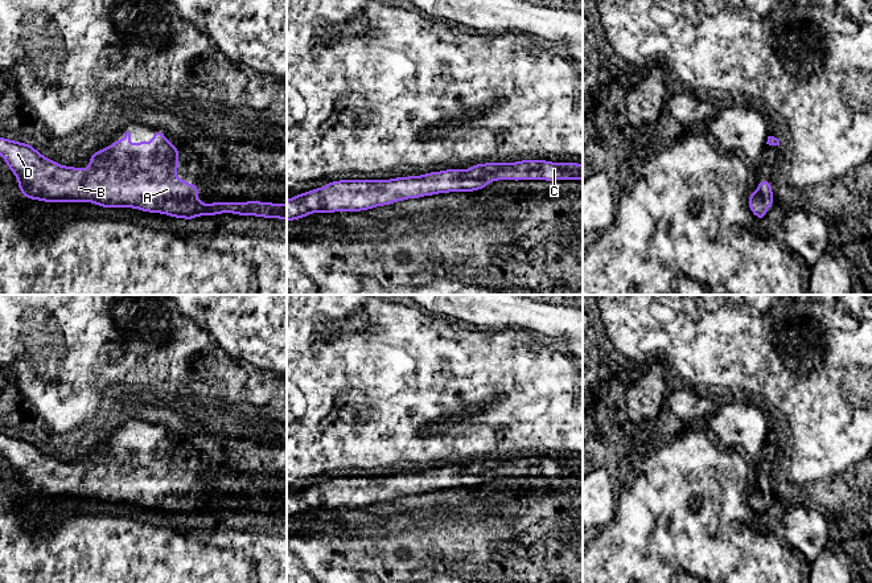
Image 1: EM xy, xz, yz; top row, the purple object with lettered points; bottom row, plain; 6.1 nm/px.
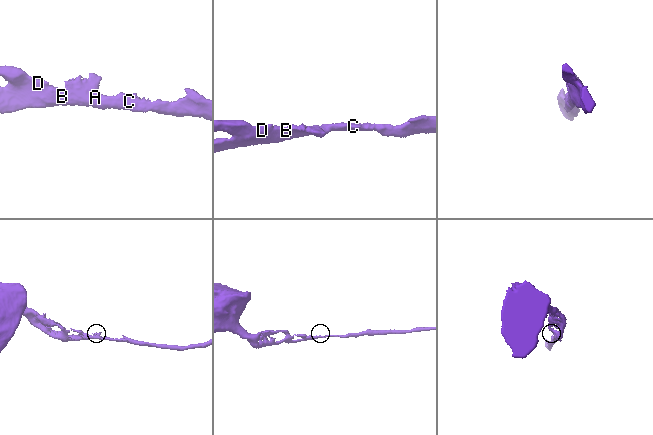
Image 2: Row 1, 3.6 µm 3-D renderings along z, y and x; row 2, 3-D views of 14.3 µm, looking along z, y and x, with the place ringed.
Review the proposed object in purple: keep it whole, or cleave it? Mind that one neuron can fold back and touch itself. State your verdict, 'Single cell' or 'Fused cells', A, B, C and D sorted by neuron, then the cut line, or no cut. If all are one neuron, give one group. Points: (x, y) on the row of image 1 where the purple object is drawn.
Single cell. Groups: A B C D. No split

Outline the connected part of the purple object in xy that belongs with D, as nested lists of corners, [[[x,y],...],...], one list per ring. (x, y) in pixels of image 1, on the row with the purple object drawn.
[[[127,131],[122,140],[95,151],[85,171],[59,165],[28,143],[0,137],[0,156],[16,175],[18,192],[29,200],[132,208],[186,221],[222,213],[287,219],[287,204],[251,200],[205,205],[197,198],[200,188],[196,184],[174,177],[178,153],[163,131],[153,131],[151,145],[139,140],[136,147],[131,145]]]

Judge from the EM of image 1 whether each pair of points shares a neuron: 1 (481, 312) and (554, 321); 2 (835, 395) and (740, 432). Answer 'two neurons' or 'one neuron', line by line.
1: one neuron
2: two neurons

